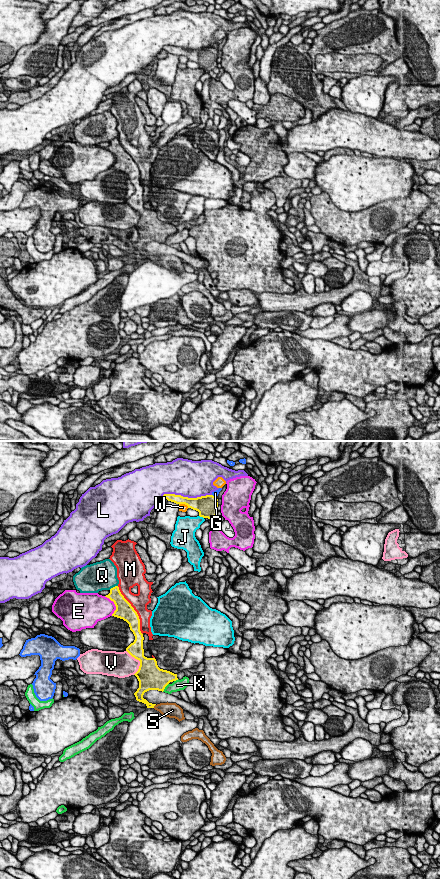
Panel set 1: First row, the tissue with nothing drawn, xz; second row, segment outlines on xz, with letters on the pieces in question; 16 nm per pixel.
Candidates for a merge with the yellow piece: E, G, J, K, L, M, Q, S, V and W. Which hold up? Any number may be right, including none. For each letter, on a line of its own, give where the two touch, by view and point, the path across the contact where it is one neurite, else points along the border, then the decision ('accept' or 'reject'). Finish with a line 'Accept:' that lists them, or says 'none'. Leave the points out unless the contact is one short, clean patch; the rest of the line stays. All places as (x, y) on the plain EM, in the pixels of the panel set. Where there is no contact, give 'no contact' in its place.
E: contact xz (114, 155); reject
G: contact xz (214, 48); reject
J: contact xz (201, 68); reject
K: contact xz (165, 238); reject
L: contact xz (186, 49); reject
M: contact xz (134, 162); reject
Q: contact xz (113, 139); reject
S: contact xz (154, 257); way xz (149, 257), (154, 257), (167, 261); accept
V: contact xz (139, 212); reject
W: contact xz (184, 55); reject
Accept: S

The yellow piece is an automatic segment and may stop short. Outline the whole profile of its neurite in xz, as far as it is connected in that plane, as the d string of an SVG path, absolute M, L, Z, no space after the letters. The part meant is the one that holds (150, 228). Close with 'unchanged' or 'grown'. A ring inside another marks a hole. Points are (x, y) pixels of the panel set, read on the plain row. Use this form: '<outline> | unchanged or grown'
M115 138L111 140L110 145L105 149L113 153L116 158L116 162L112 168L126 173L135 188L134 194L126 200L126 203L132 209L140 213L139 221L134 226L139 233L139 240L134 245L136 252L144 255L147 260L154 260L166 269L175 270L179 274L184 272L185 269L183 261L176 255L167 254L156 257L149 255L143 250L144 245L149 242L158 242L163 244L170 234L178 232L177 226L160 221L155 210L147 210L144 208L144 189L140 183L139 168L131 156L121 146L119 139Z | grown

